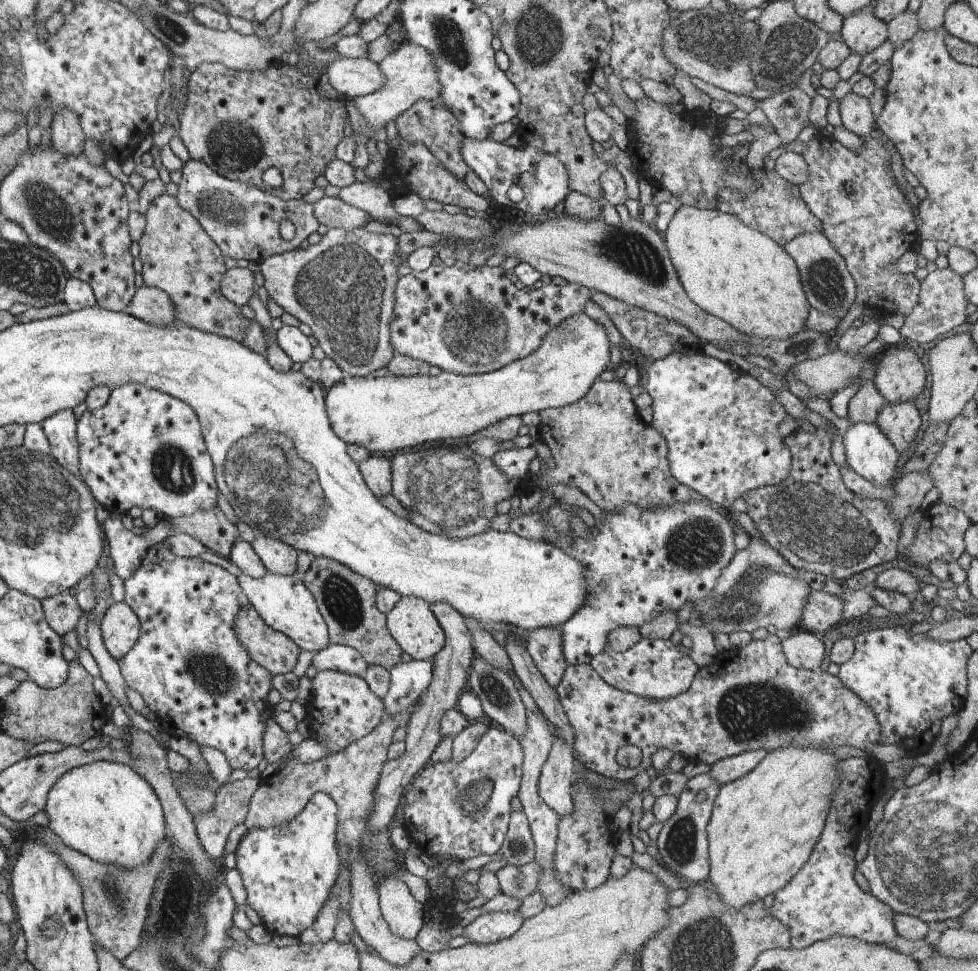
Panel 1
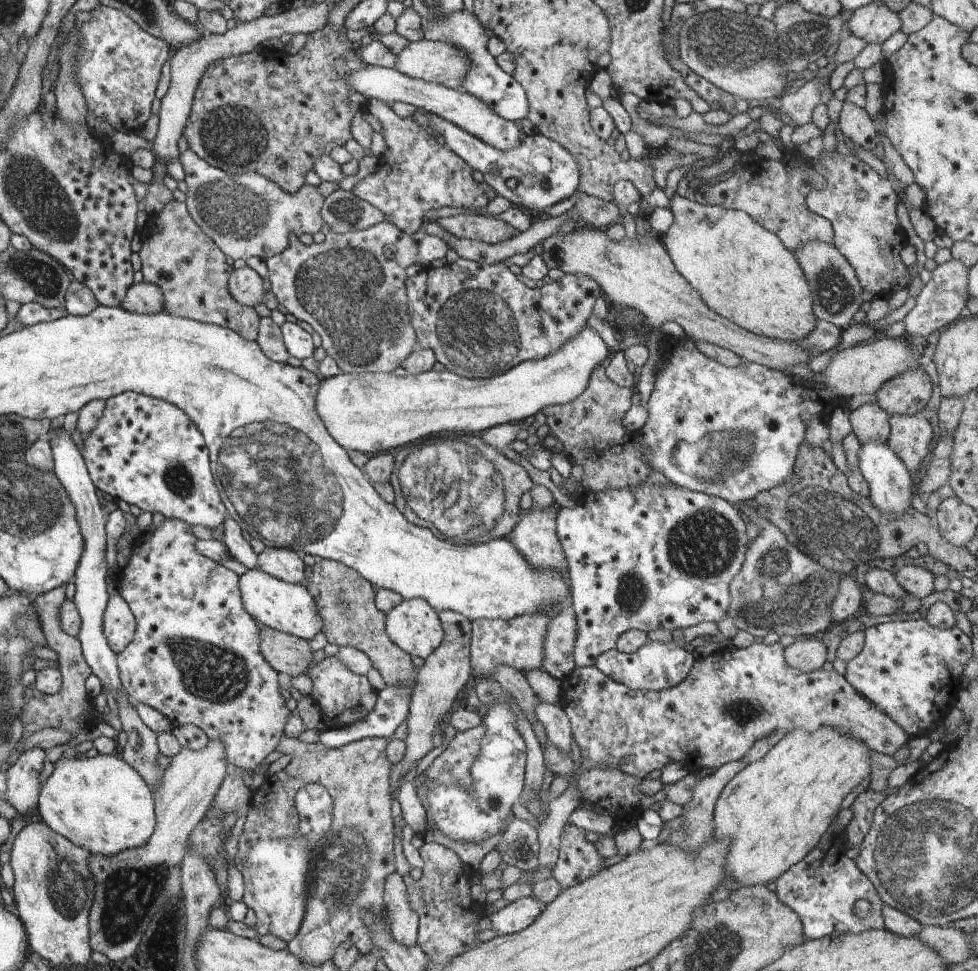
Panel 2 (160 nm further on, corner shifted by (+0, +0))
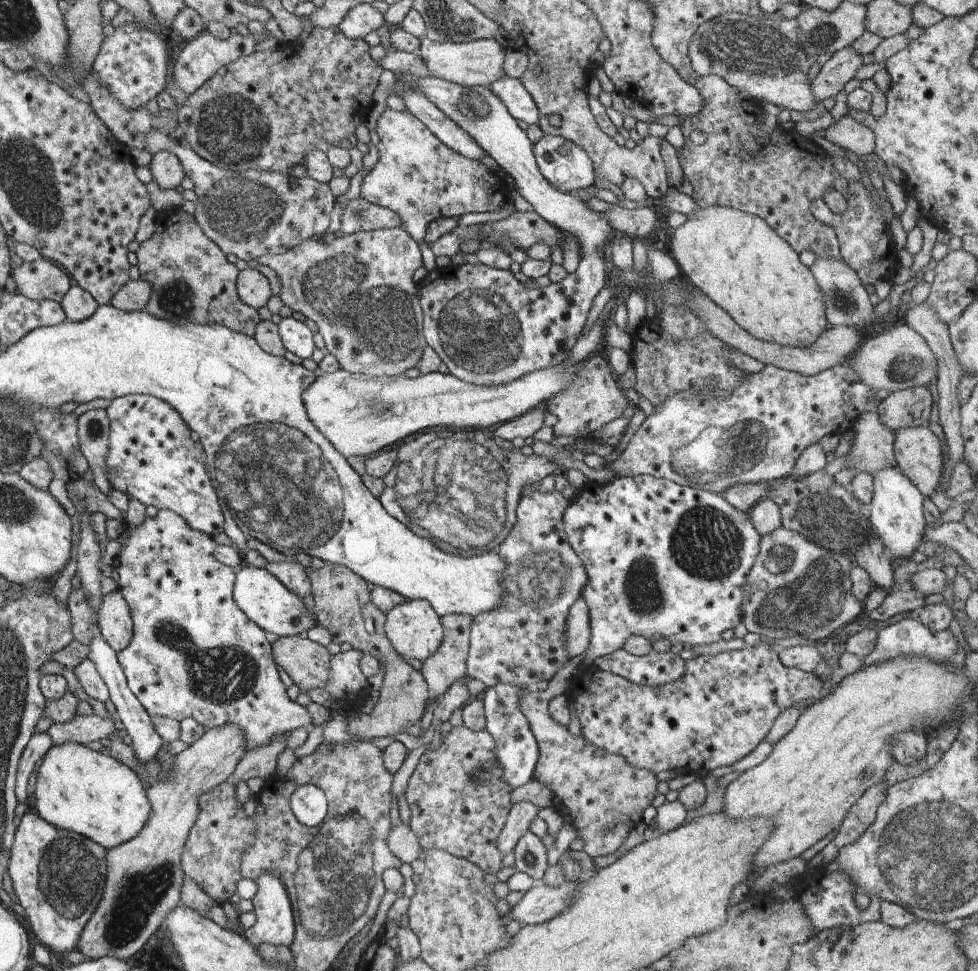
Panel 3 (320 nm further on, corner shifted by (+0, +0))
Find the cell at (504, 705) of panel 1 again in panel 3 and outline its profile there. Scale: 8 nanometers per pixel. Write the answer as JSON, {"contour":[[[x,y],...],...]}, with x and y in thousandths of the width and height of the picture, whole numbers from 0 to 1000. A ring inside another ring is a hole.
{"contour":[[[542,826],[525,828],[517,850],[508,865],[510,878],[516,882],[526,876],[528,869],[541,857],[544,847],[550,842],[550,836],[551,832]]]}

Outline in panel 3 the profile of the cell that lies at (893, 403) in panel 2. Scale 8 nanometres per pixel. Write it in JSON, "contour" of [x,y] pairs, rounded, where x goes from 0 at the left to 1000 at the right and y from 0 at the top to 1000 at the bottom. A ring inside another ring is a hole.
{"contour":[[[944,398],[910,406],[898,417],[896,424],[900,436],[916,447],[921,442],[937,442],[949,438],[953,419],[952,405]]]}

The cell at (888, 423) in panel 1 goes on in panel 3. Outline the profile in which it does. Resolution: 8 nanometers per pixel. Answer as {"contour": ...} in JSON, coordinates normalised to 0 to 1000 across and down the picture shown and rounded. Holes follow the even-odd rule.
{"contour":[[[949,438],[937,442],[921,442],[916,445],[913,463],[917,480],[945,512],[951,512],[955,509],[963,490],[967,488],[961,457]]]}

